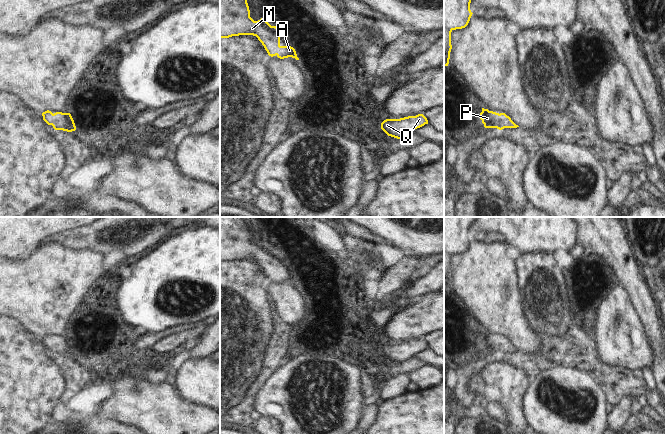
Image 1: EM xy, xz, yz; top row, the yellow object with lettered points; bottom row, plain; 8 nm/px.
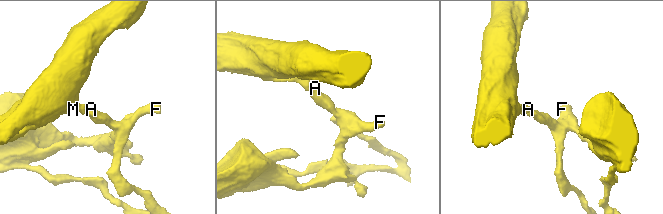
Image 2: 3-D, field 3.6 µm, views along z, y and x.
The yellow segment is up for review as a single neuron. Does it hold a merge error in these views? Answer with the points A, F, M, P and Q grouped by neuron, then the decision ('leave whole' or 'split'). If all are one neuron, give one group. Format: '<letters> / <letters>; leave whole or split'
A F M P Q; leave whole

